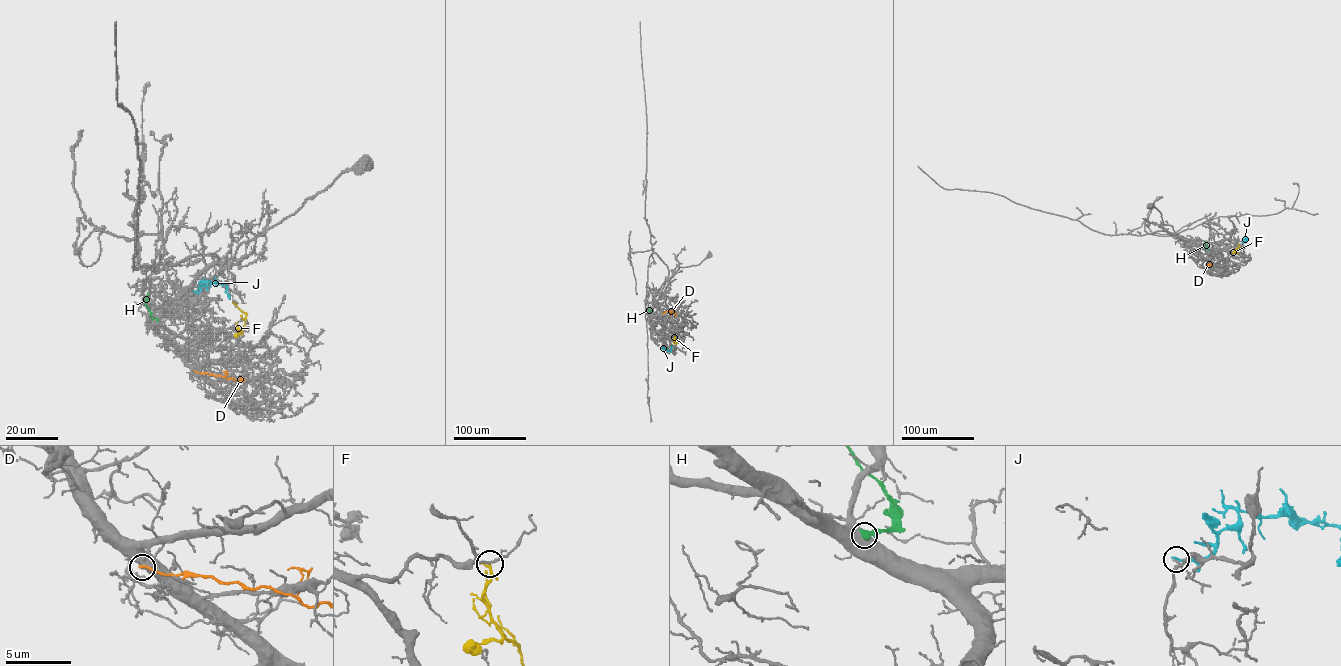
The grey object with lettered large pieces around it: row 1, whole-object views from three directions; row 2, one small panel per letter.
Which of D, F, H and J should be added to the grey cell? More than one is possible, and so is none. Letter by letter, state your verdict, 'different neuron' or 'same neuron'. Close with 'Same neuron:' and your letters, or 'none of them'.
D: different neuron
F: different neuron
H: different neuron
J: different neuron
Same neuron: none of them

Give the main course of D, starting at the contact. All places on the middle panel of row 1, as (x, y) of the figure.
D: (662, 313), (670, 311), (674, 316)

